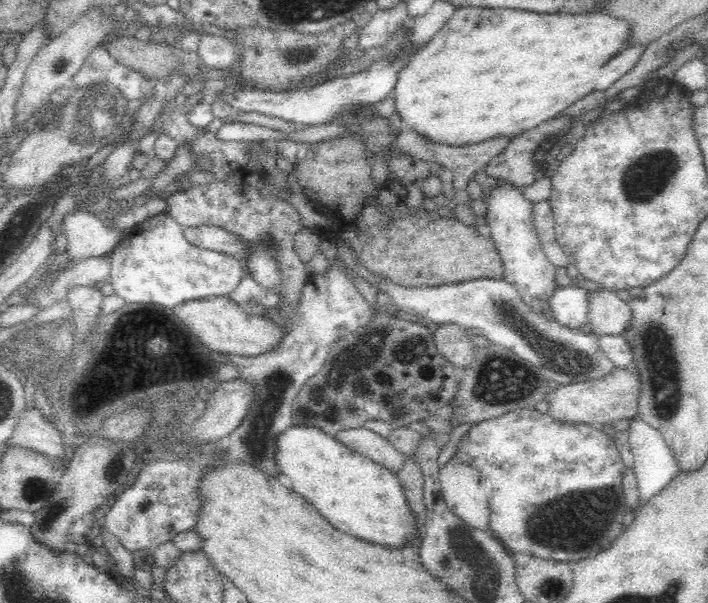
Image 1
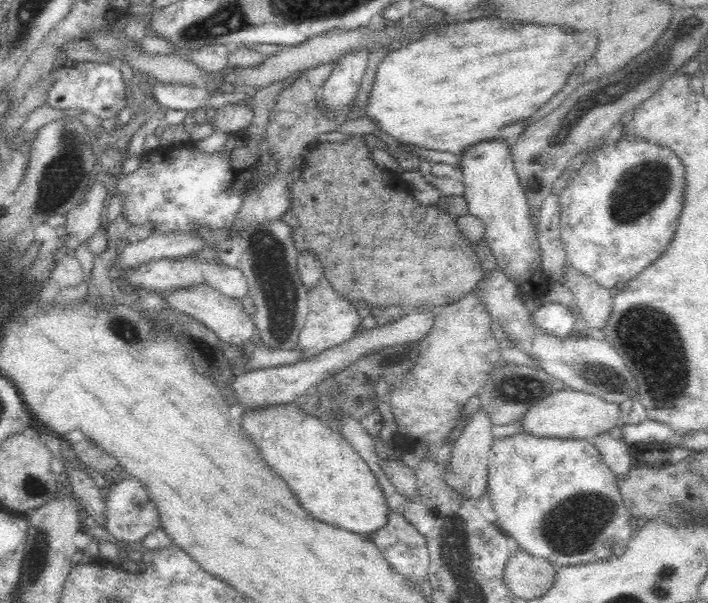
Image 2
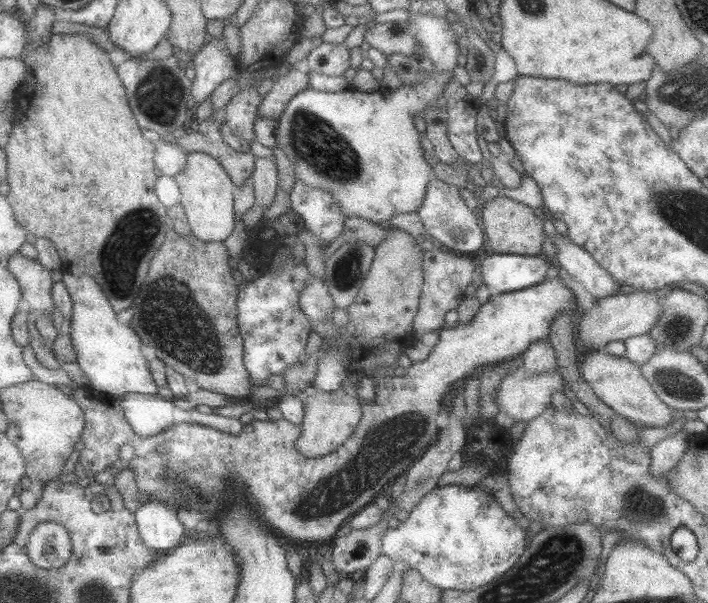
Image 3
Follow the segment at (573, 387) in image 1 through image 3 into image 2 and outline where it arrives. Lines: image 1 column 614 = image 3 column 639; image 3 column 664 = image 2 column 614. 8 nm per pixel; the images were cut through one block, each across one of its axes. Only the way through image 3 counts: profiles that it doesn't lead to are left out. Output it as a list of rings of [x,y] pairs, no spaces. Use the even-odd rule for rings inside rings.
[[[567,388],[560,391],[554,390],[551,396],[544,397],[536,405],[532,405],[519,421],[524,433],[536,437],[592,440],[598,434],[615,428],[618,420],[621,419],[620,414],[620,407],[616,403],[606,403],[589,393]]]

